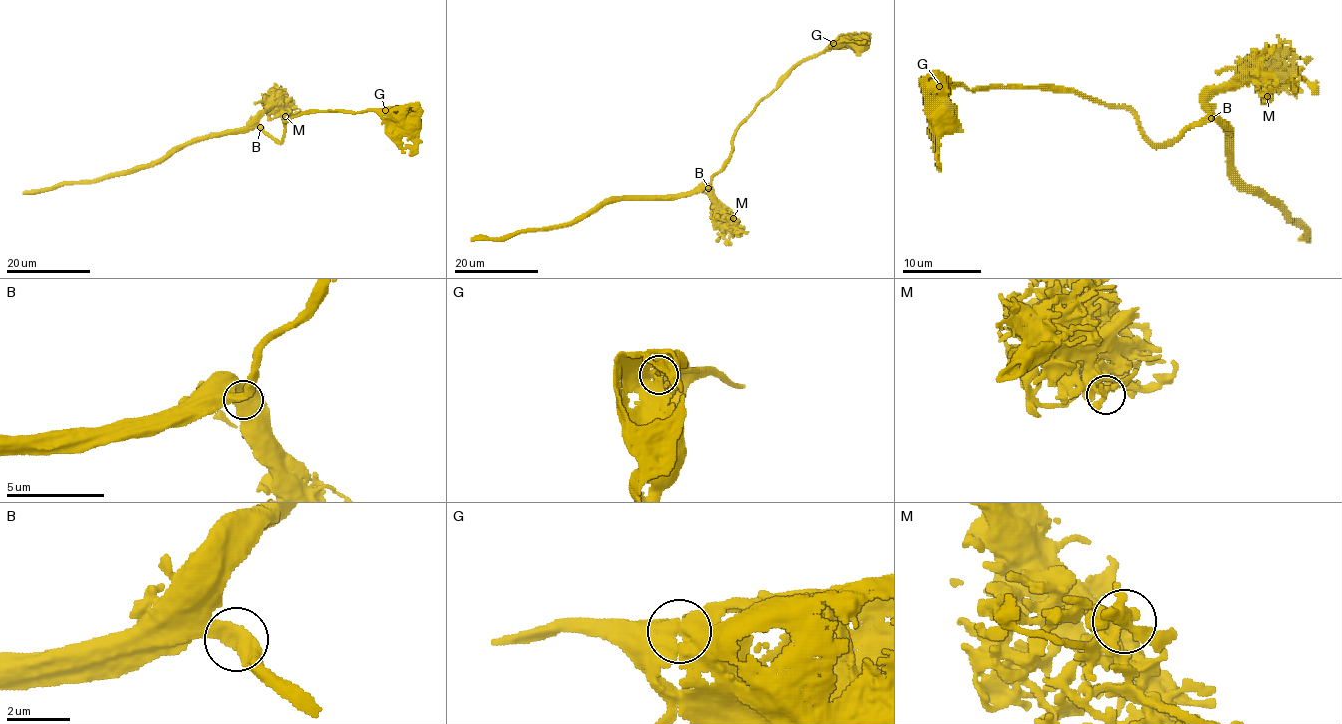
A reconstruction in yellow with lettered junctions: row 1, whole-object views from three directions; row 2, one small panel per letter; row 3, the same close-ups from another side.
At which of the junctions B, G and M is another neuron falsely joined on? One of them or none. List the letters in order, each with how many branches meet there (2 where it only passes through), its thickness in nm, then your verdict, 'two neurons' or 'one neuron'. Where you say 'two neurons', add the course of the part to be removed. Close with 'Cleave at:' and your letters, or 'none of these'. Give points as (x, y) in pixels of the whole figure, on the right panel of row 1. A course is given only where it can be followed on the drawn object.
B: 2 | 460 nm | one neuron
G: 2 | 480 nm | one neuron
M: 2 | 440 nm | one neuron
Cleave at: none of these

